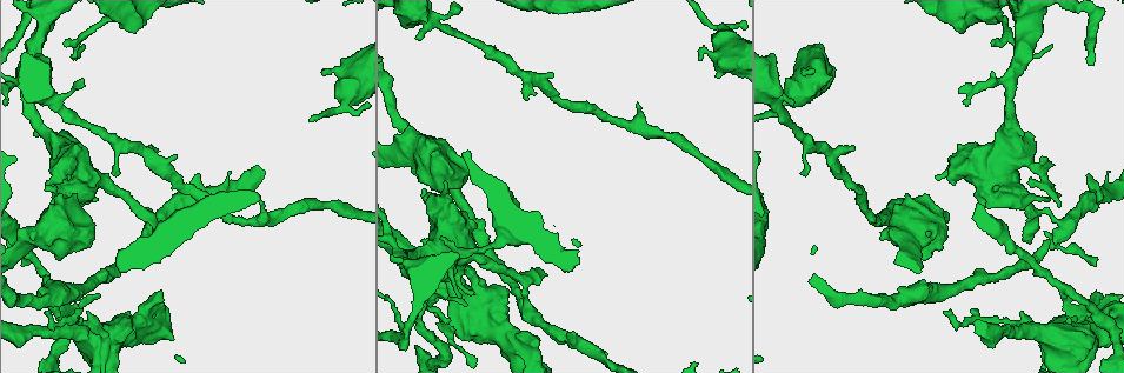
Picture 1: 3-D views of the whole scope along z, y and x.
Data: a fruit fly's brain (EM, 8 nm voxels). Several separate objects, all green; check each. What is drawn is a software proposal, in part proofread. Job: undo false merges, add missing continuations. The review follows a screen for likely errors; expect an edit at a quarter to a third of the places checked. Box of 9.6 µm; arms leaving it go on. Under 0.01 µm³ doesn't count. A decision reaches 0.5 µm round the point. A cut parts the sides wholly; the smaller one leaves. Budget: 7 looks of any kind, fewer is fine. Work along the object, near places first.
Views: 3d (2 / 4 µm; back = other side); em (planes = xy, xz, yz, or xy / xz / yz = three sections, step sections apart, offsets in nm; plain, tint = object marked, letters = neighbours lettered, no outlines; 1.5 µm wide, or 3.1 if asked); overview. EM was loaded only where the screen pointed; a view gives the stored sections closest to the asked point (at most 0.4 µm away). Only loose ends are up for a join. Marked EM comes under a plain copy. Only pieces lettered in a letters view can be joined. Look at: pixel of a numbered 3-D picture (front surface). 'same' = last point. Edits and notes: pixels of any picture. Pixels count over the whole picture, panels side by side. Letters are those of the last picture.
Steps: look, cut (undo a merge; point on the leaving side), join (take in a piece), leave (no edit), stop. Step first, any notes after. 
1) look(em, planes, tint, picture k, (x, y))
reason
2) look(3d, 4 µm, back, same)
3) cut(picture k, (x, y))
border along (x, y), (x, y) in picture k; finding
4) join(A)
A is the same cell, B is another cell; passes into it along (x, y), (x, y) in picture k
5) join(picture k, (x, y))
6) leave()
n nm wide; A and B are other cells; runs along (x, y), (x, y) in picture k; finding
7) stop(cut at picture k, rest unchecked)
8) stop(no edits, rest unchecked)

look(em, planes, letters, picture 1, (430, 307))

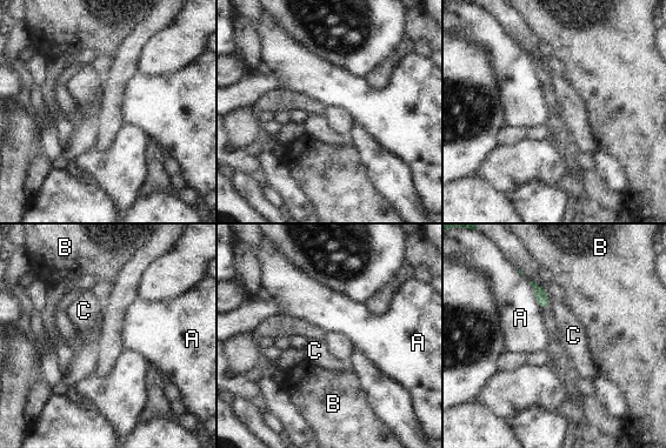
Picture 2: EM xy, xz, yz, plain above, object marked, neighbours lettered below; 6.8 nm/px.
leave()
A, B and C are other cells; border along (530, 280), (543, 288), (548, 307) in picture 2; no lettered piece goes on from it

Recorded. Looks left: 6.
look(em, planes, tint, picture 1, (1062, 287))
branch point

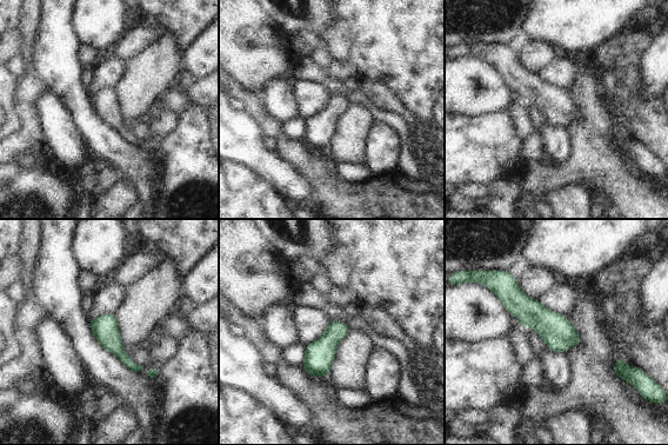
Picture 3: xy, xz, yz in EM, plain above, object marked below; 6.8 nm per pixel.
look(em, planes, letters, same)

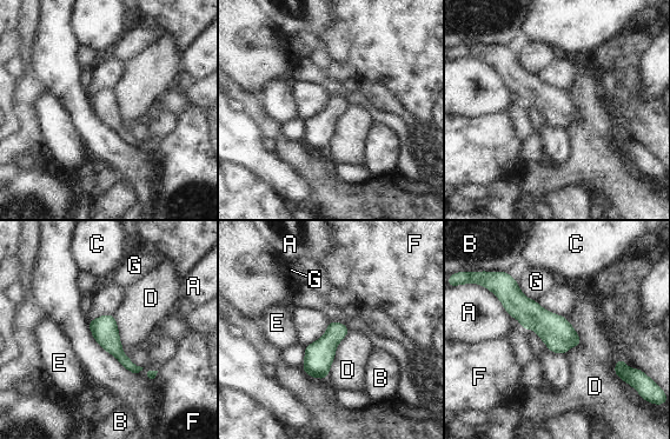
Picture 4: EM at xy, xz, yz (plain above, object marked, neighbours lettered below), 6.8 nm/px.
leave()
170 nm wide; A, B, C, D, E, F and G are other cells; all the same cell

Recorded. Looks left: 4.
look(3d, 4 µm, picture 1, (701, 58))
an open end

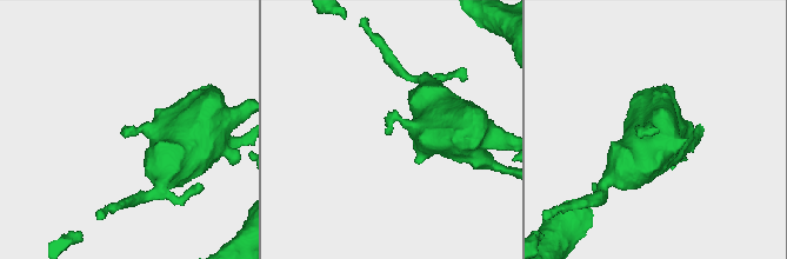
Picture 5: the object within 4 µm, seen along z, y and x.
look(em, planes, letters, picture 5, (388, 131))

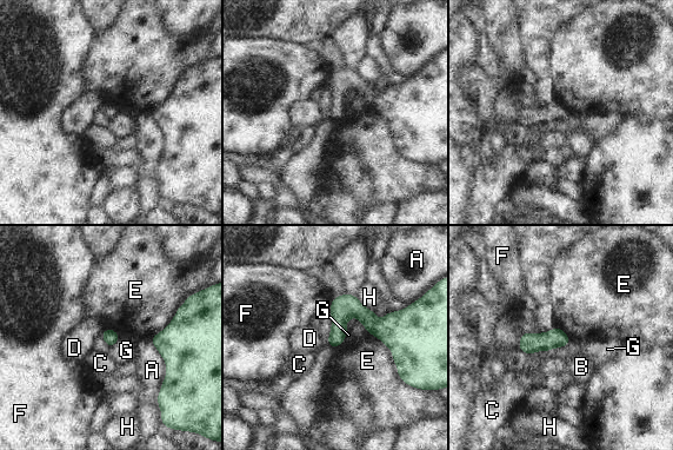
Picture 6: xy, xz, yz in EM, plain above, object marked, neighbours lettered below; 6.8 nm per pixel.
leave()
A, B, C, D, E, F, G and H are other cells; runs along (334, 300), (378, 328), (406, 332) in picture 6; no lettered piece goes on from it

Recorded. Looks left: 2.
stop(no edits, rest unchecked)

